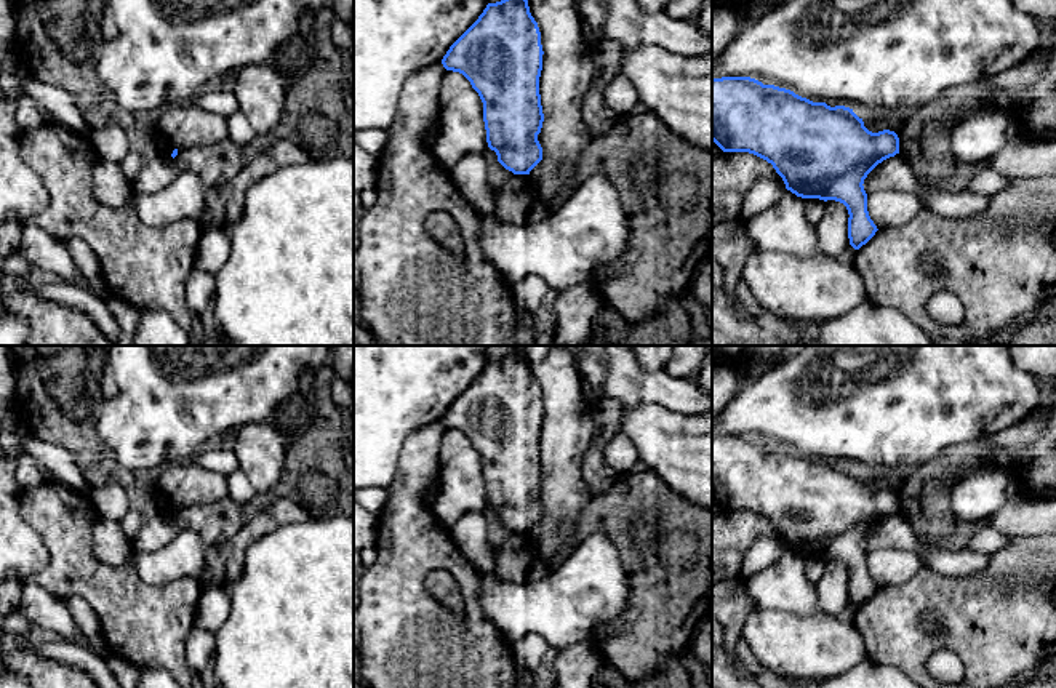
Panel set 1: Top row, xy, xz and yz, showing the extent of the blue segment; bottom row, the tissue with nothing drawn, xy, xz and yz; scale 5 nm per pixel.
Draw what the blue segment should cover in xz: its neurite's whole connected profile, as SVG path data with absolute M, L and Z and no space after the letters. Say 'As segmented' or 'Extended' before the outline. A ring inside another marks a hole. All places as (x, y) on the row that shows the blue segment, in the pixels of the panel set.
As segmented. M501 0L488 3L442 59L446 70L462 74L478 93L488 147L514 174L530 174L542 160L542 147L538 141L544 122L539 94L542 54L541 32L530 13L528 0Z

